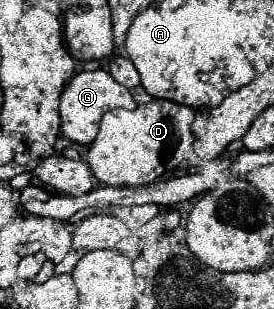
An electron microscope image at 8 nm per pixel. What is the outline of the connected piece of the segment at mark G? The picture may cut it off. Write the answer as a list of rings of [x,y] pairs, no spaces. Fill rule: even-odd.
[[[95,69],[95,71],[81,71],[77,73],[65,87],[63,95],[61,95],[61,129],[63,133],[79,143],[79,145],[87,145],[95,139],[97,131],[99,131],[99,123],[103,119],[103,115],[111,109],[135,109],[137,103],[131,97],[129,89],[119,85],[117,81],[113,81],[113,77],[103,71],[103,69]]]

